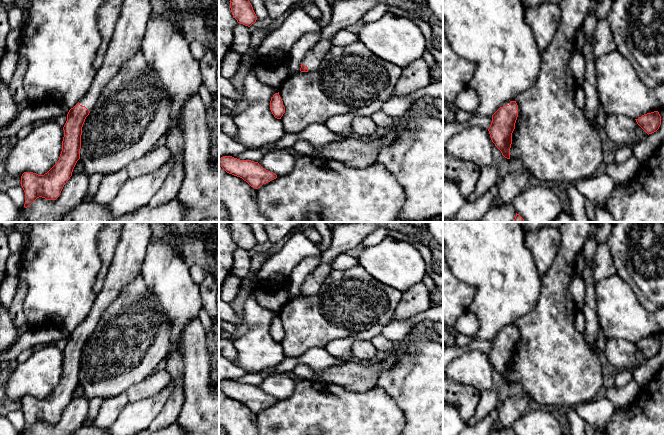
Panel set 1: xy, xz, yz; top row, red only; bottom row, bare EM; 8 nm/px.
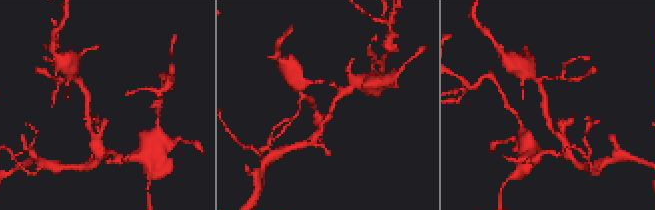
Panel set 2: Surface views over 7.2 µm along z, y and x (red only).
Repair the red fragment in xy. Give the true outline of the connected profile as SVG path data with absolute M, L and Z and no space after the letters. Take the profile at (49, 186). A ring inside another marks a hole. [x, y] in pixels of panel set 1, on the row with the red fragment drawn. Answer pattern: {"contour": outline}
{"contour": "M123 0L120 16L102 65L97 70L86 95L67 114L59 160L44 175L24 172L21 176L21 186L25 192L25 208L39 197L46 200L56 200L59 197L80 159L81 135L85 119L96 105L105 85L127 60L141 50L151 11L150 0Z"}

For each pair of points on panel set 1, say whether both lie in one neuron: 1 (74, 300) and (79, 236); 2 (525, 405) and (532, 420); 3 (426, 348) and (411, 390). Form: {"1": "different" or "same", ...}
{"1": "same", "2": "different", "3": "same"}

